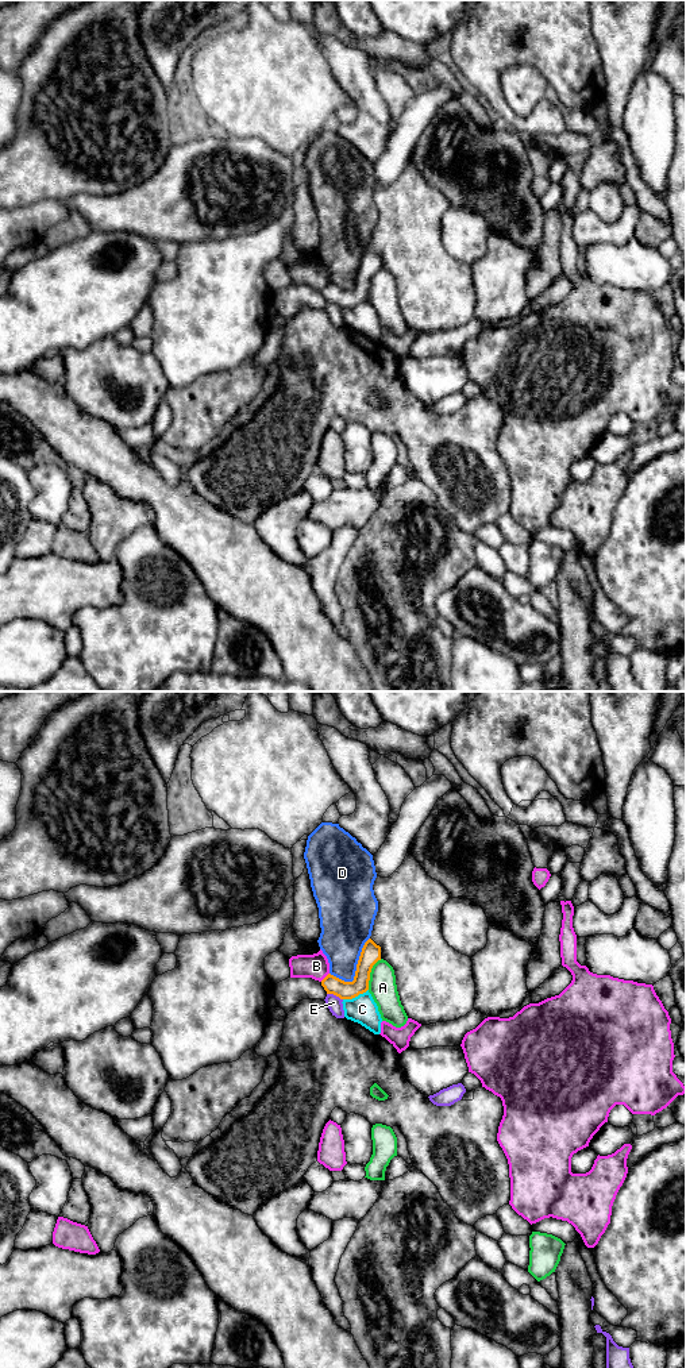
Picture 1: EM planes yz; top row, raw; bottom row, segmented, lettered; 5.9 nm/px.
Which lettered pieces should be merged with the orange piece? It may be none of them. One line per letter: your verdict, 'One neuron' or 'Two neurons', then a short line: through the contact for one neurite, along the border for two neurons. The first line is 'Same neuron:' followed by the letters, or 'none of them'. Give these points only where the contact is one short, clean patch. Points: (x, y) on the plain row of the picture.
Same neuron: none of them
A: Two neurons
B: Two neurons
C: Two neurons. Line: yz (367, 297), (351, 307), (343, 308)
D: Two neurons
E: Two neurons. Line: yz (327, 301), (332, 301), (342, 308)

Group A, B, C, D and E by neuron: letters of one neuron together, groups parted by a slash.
A C / B / D / E

